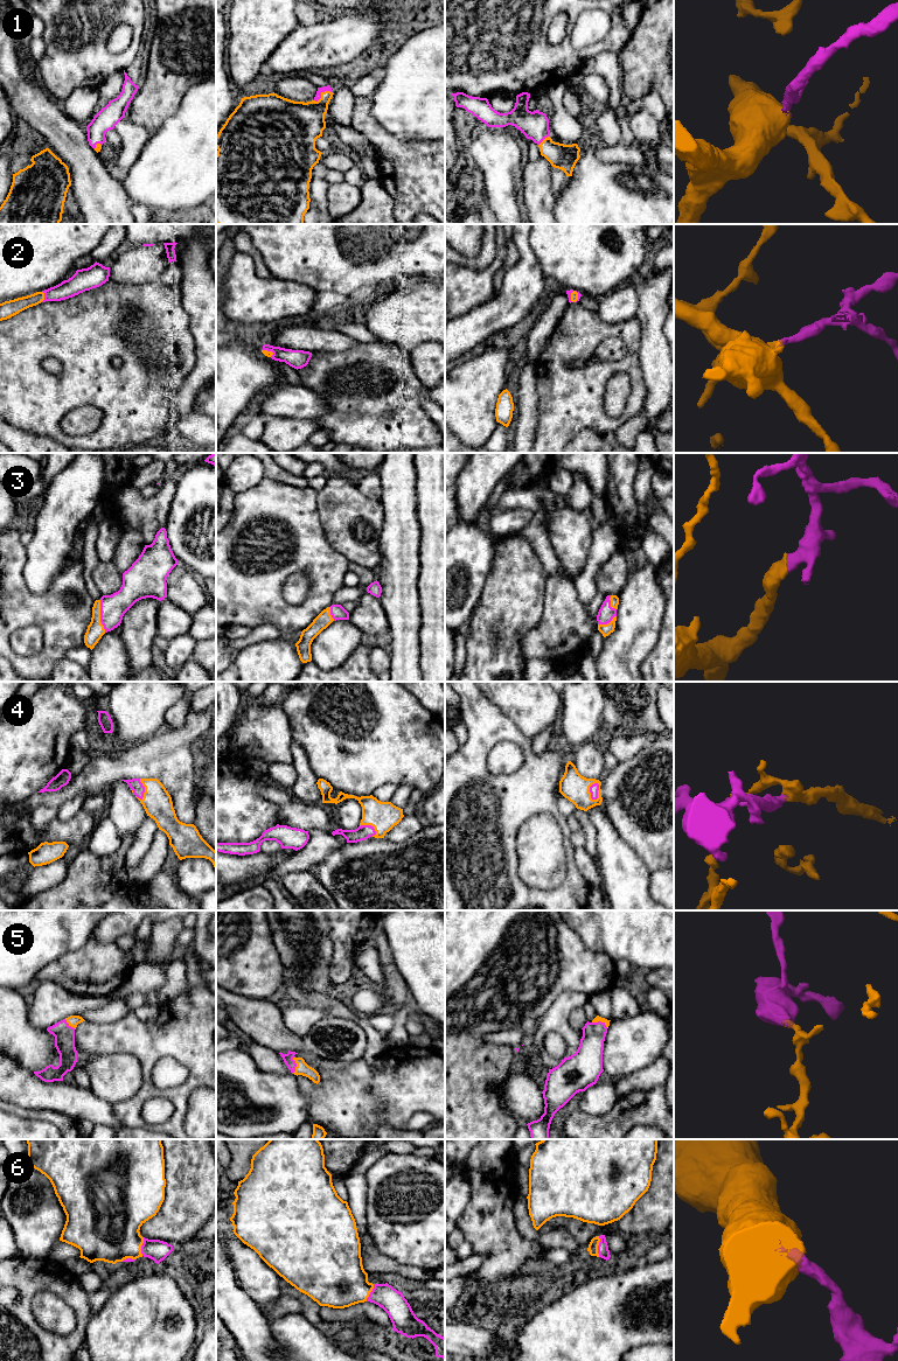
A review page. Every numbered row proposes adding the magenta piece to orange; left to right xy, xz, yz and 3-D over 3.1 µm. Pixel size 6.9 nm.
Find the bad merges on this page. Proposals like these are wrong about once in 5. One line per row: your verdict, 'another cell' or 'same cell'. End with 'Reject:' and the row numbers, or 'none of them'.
1: same cell
2: same cell
3: same cell
4: same cell
5: same cell
6: same cell
Reject: none of them

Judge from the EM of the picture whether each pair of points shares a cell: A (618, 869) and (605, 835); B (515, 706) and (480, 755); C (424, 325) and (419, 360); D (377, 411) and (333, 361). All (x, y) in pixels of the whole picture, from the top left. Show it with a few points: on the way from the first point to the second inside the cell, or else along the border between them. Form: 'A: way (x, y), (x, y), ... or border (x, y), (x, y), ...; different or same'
A: way (618, 860), (608, 843); same
B: border (486, 698), (526, 735); different
C: border (432, 340), (418, 343), (410, 351); different
D: way (396, 386), (399, 379), (390, 368), (357, 358); same

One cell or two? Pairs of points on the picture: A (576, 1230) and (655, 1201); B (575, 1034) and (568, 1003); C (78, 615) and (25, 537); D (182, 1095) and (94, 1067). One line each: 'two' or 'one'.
A: one
B: one
C: two
D: two

